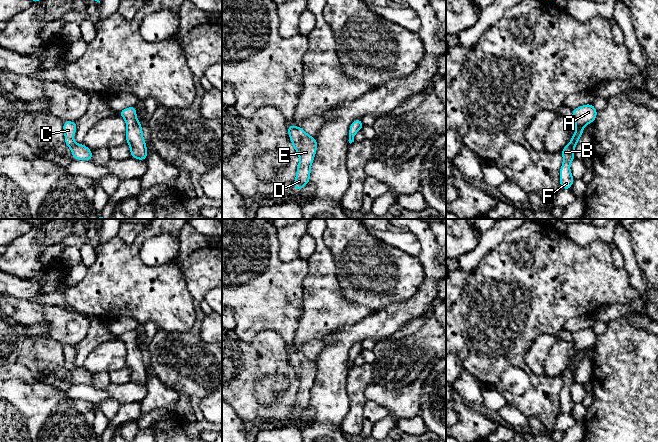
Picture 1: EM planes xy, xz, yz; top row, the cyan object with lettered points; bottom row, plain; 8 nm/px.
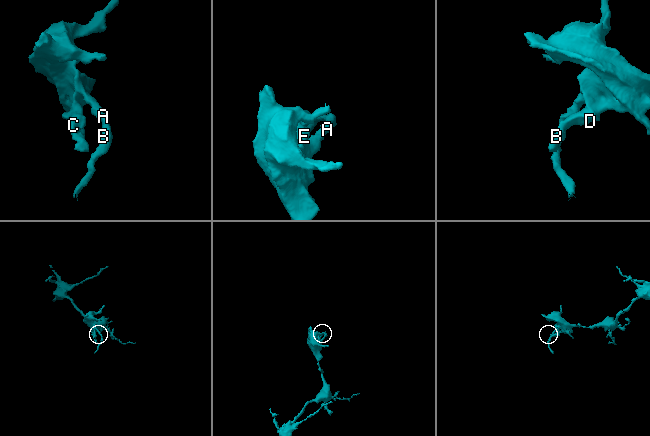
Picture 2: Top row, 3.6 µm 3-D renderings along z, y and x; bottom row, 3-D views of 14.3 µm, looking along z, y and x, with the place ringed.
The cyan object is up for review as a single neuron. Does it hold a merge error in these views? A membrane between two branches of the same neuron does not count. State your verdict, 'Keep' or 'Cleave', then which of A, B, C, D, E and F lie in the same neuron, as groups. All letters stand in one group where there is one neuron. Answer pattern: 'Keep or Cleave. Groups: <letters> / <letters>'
Keep. Groups: A B C D E F

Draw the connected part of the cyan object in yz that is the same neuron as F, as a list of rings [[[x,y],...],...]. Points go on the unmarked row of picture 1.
[[[592,328],[582,329],[573,333],[572,343],[575,345],[576,354],[571,365],[562,373],[563,387],[560,392],[560,410],[562,413],[569,414],[575,405],[570,395],[570,387],[575,383],[574,373],[583,358],[586,348],[594,347],[598,335]]]

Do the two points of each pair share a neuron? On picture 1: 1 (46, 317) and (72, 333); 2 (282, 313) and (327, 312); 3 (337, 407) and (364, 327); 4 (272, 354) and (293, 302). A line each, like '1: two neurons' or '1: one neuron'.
1: one neuron
2: two neurons
3: one neuron
4: two neurons

